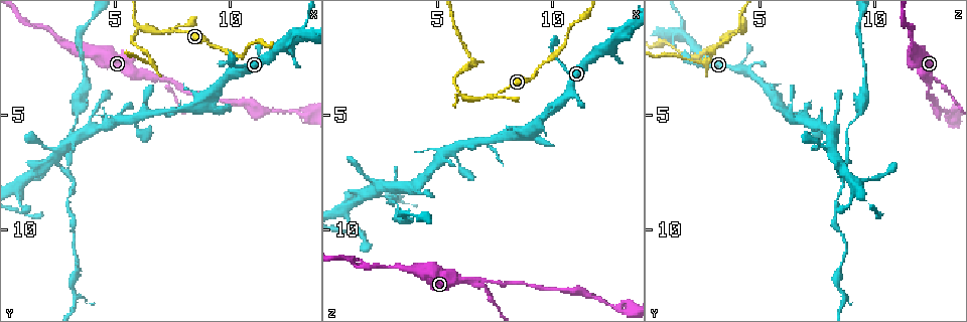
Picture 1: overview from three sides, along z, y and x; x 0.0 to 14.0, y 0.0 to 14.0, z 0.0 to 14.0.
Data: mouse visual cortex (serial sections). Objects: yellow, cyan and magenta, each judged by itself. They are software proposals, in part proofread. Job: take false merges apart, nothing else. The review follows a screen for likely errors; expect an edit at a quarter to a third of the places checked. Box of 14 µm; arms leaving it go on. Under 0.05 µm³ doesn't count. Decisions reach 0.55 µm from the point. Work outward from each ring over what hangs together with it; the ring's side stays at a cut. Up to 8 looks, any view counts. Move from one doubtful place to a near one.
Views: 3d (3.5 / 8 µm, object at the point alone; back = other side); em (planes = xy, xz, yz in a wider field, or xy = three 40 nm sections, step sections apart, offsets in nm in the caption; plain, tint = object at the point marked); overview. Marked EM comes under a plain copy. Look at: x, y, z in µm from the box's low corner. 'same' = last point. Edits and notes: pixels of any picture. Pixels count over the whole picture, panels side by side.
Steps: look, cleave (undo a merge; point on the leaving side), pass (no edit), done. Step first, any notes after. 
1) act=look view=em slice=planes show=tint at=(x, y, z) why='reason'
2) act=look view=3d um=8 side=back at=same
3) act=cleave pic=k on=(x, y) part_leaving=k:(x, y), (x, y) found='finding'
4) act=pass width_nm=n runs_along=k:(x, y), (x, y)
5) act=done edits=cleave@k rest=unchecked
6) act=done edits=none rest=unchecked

act=look view=3d um=3.5 at=(13.0, 1.5, 1.6) why='a fork'

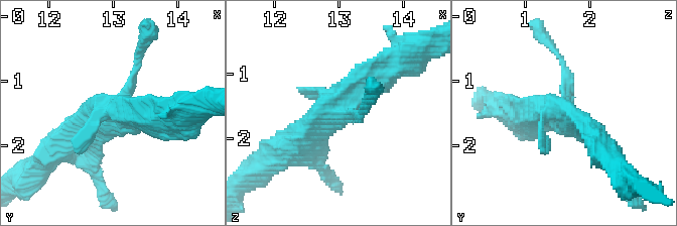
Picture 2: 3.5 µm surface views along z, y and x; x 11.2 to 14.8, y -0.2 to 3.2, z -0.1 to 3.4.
act=look view=em slice=xy step=3 show=tint at=(13.00, 1.55, 1.60)

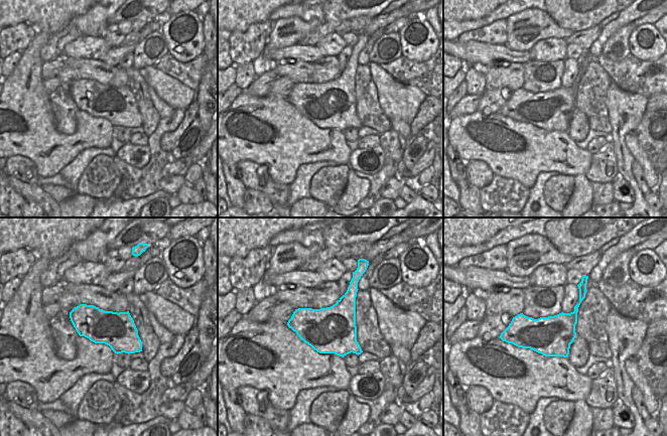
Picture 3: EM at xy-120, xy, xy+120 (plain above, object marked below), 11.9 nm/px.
act=pass found='continuous, no second cell'

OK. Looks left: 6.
act=look view=3d um=8 side=back at=(6.0, 1.1, 4.2) why='branch point'

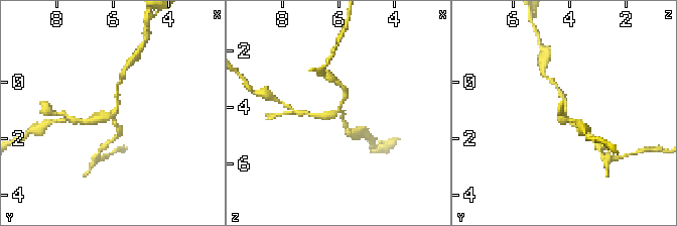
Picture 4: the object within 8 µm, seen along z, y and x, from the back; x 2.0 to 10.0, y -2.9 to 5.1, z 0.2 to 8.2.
act=look view=em slice=xy step=1 show=tint at=(6.1, 1.2, 4.2) arms=3 arm_widths_nm=150,150,200

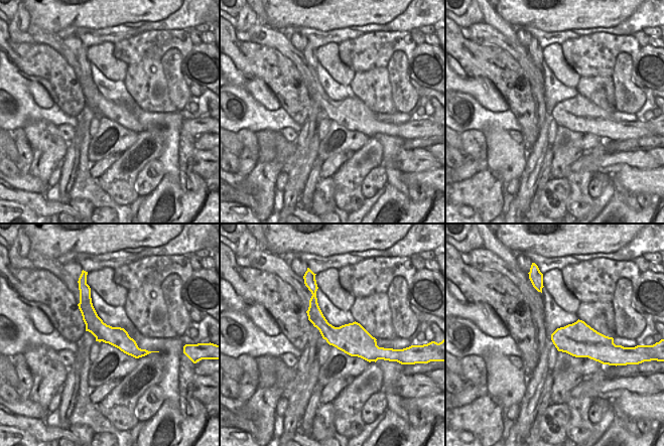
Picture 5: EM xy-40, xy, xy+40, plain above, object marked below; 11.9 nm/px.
act=cleave pic=4 on=(119, 129) border=5:(103, 322), (98, 329), (101, 340) found='two cells meet here'

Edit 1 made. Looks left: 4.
act=look view=3d um=3.5 side=back at=(2.3, 1.5, 11.5) why='calibre changes'

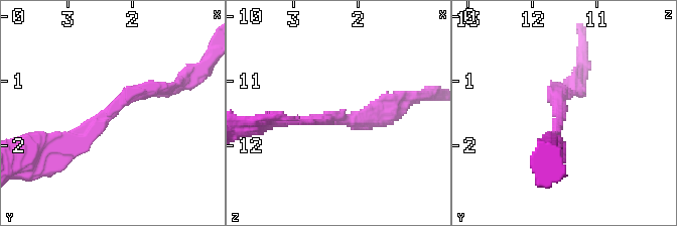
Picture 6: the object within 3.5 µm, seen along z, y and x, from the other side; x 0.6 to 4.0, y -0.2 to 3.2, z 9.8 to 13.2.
act=look view=em slice=xy step=5 show=tint at=(2.45, 1.55, 11.55) arm_widths_nm=150,250 why='now the EM'

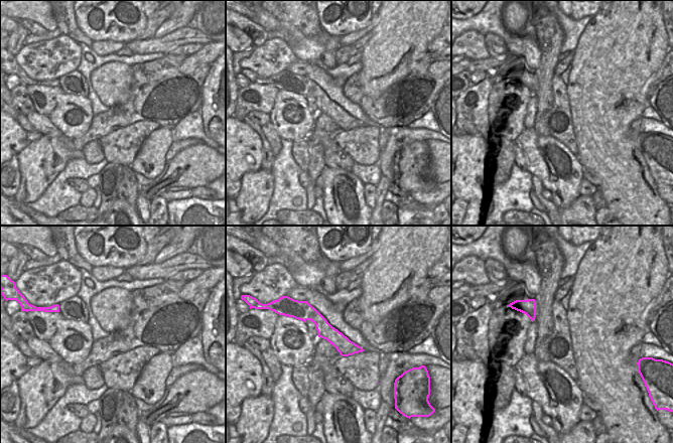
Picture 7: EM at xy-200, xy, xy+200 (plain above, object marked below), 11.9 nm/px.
act=look view=em slice=xy step=1 show=tint at=same why='cut it another way'

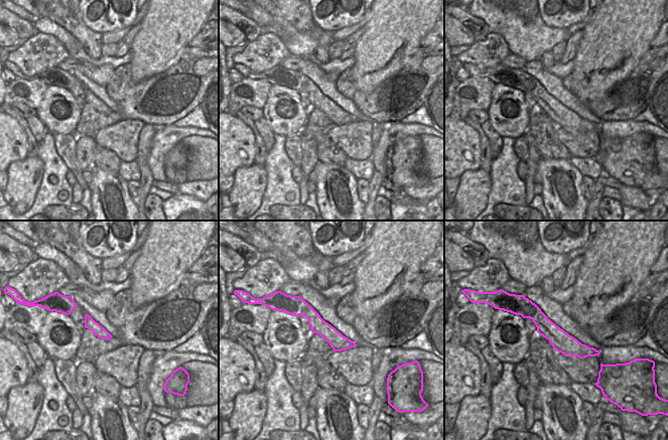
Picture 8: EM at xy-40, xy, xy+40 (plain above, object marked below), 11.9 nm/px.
act=pass runs_along=6:(48, 150), (86, 135), (123, 98), (163, 89) found='continuous, no second cell'

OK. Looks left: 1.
act=done edits=cleave@4 rest=unchecked

